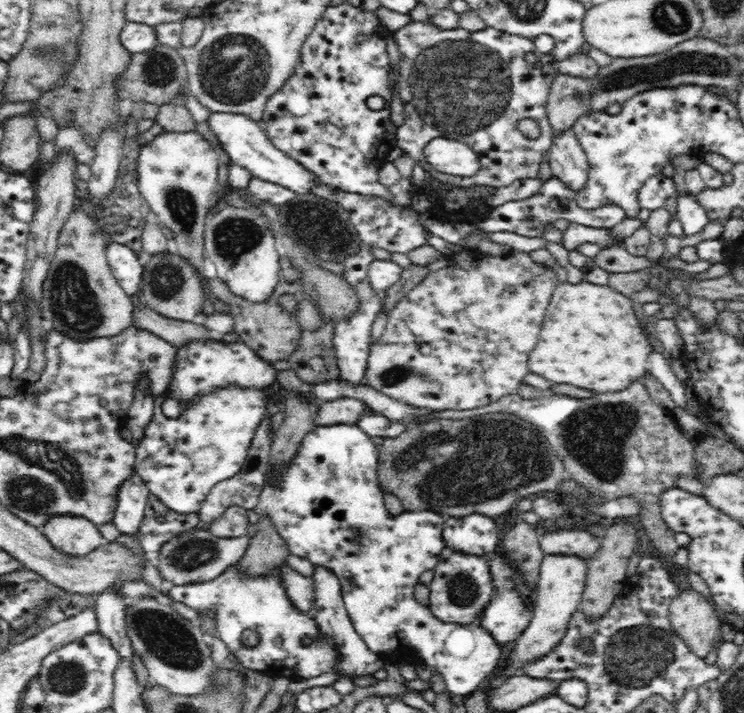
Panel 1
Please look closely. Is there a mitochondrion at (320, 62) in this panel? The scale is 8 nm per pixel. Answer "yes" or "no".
no

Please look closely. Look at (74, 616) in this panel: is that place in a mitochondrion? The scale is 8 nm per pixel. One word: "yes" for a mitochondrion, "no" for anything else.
no

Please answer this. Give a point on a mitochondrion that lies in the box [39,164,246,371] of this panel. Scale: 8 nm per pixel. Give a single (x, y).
(74, 305)

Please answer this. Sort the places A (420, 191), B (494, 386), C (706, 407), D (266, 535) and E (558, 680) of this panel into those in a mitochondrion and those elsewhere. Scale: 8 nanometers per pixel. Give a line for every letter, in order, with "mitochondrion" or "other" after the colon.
A: other
B: other
C: other
D: other
E: other

